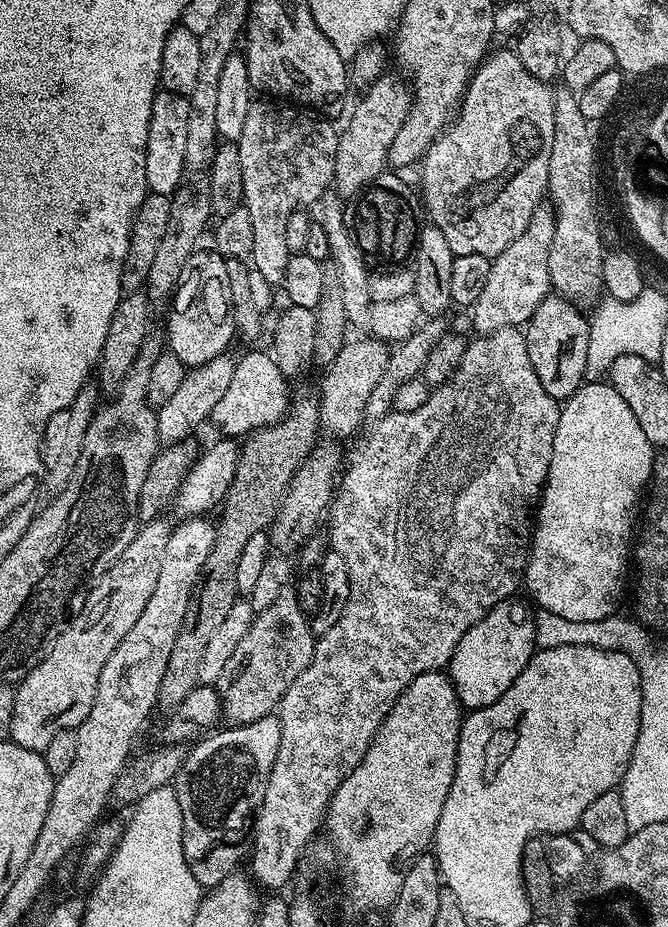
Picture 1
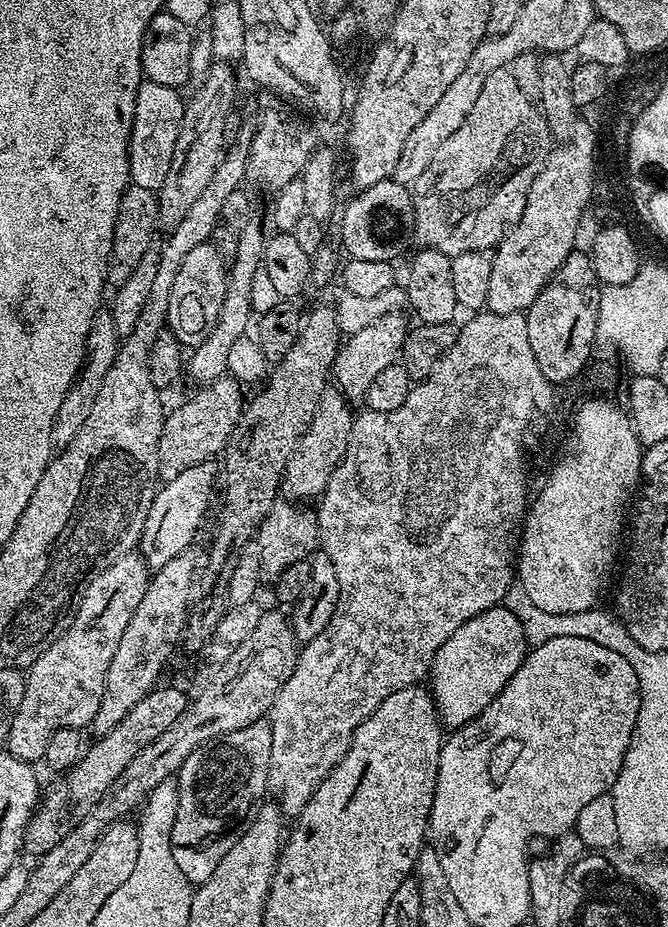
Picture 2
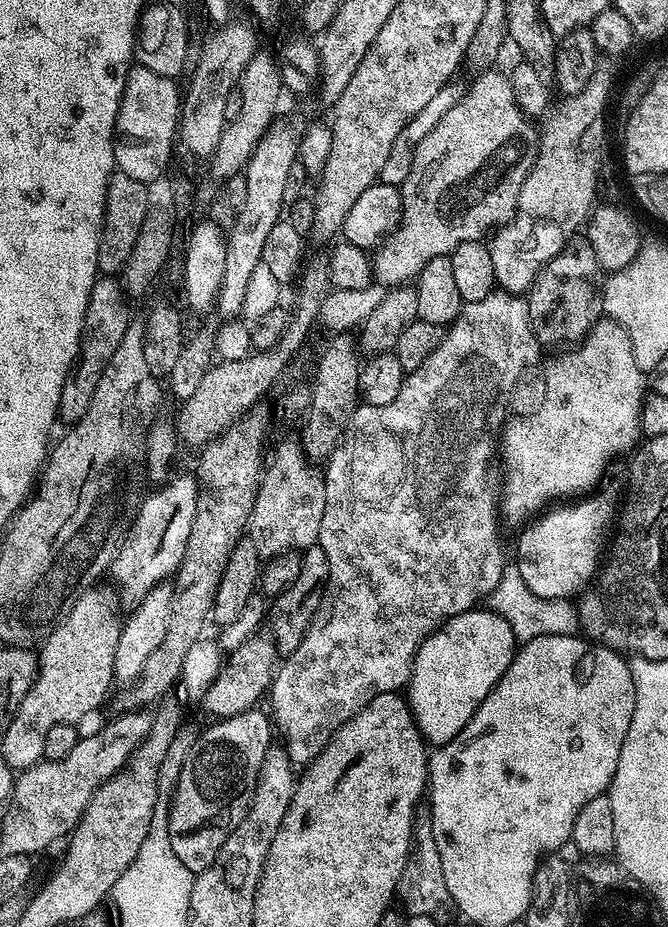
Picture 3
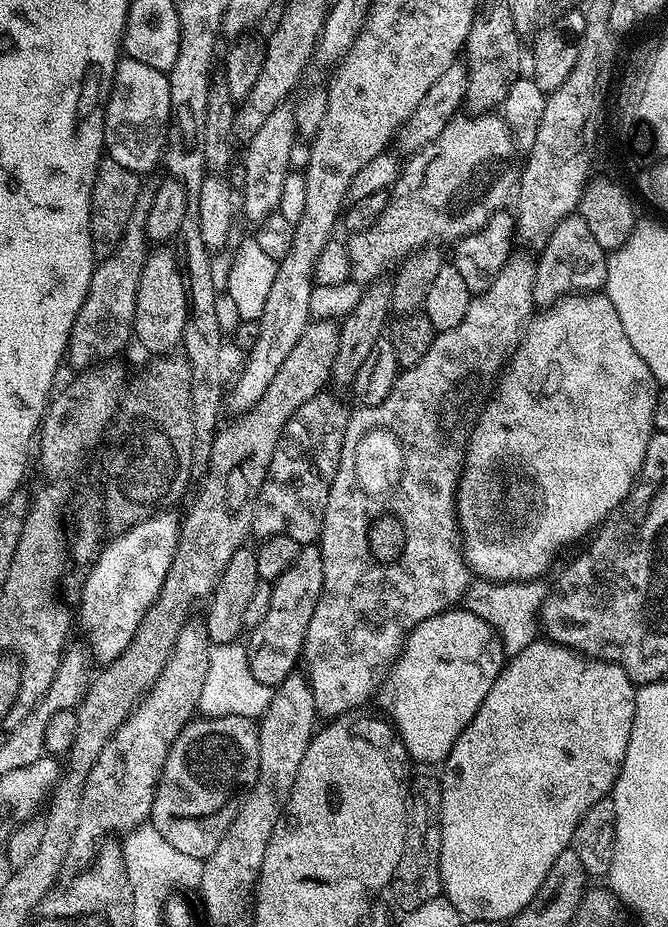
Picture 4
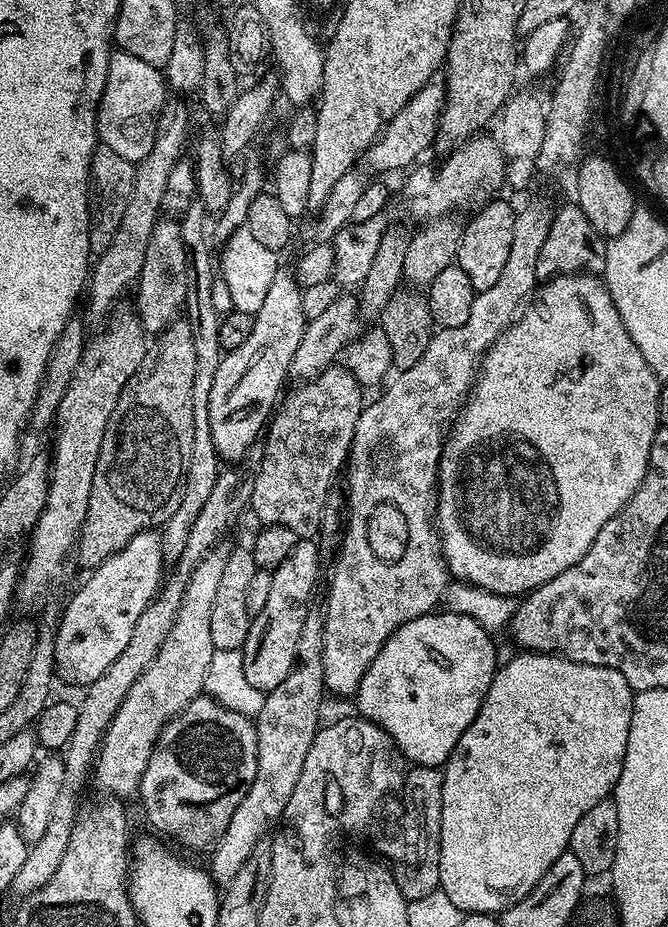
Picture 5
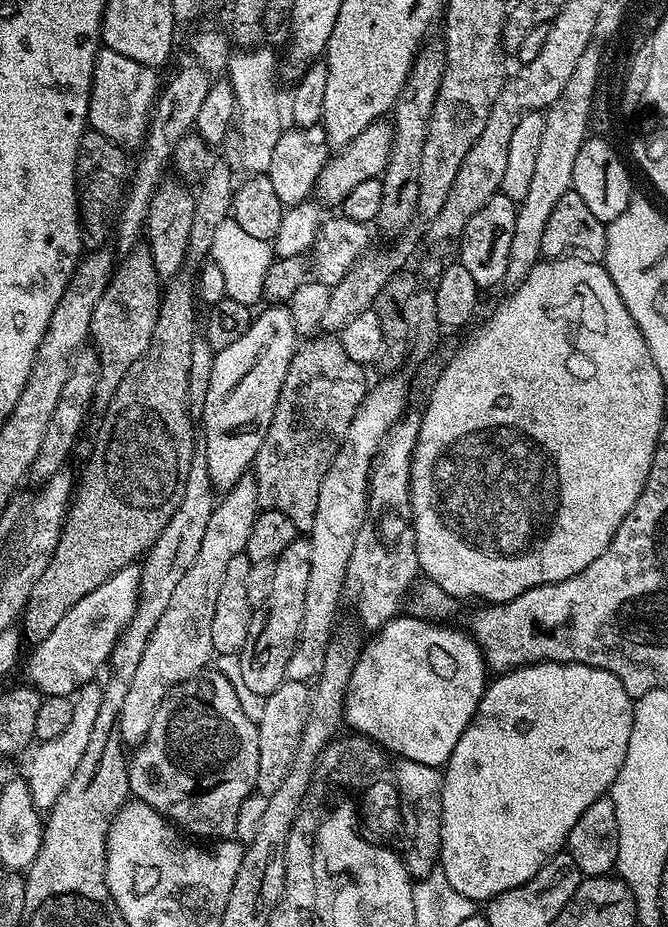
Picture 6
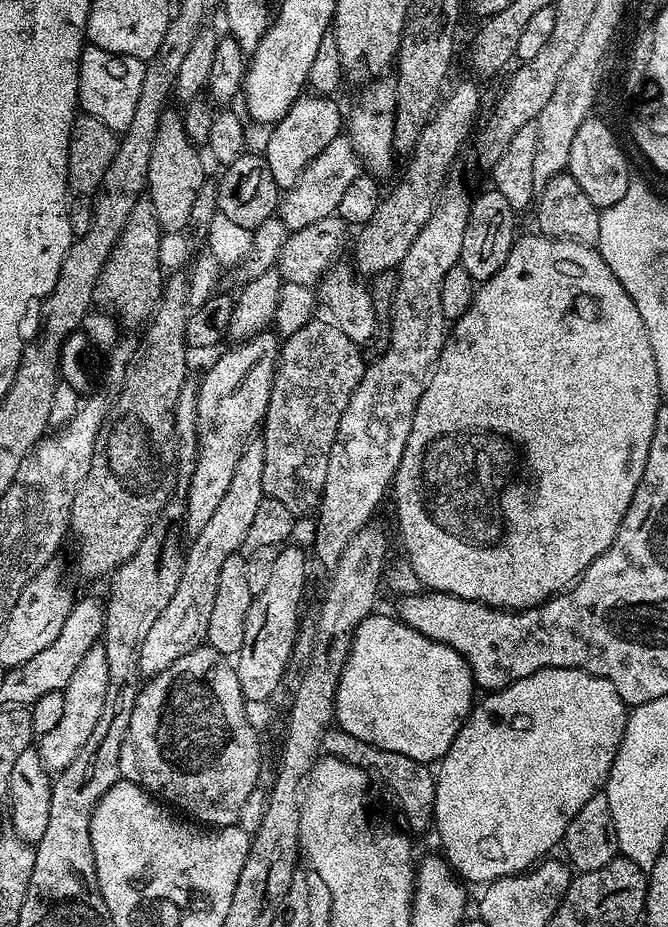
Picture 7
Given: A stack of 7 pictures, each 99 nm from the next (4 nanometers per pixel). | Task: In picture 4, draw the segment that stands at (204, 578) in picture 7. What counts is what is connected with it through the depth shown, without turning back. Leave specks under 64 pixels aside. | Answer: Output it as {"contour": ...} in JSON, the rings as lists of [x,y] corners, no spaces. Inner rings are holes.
{"contour":[[[207,623],[185,624],[182,634],[178,636],[178,642],[174,642],[174,650],[158,682],[154,682],[154,686],[144,695],[144,699],[132,711],[130,718],[126,718],[126,722],[122,722],[122,726],[118,726],[115,734],[108,739],[106,746],[102,746],[102,754],[98,754],[98,762],[90,766],[90,774],[82,790],[82,810],[78,810],[78,826],[74,829],[74,838],[70,838],[70,854],[66,854],[64,863],[69,873],[83,873],[96,860],[101,845],[112,838],[115,832],[127,834],[151,817],[156,787],[160,785],[160,775],[164,773],[170,746],[174,738],[178,738],[181,730],[188,725],[189,720],[197,715],[202,686],[206,681],[209,647]]]}

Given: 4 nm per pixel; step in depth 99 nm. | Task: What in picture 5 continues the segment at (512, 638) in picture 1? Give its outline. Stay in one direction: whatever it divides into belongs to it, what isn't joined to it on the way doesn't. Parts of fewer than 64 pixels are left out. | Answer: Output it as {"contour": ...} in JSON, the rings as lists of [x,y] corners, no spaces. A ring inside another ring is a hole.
{"contour":[[[433,610],[426,616],[406,622],[378,650],[378,658],[370,662],[354,697],[355,707],[365,720],[374,722],[390,734],[405,761],[421,768],[440,768],[450,758],[458,738],[474,722],[490,682],[496,676],[496,644],[481,624],[466,614]]]}

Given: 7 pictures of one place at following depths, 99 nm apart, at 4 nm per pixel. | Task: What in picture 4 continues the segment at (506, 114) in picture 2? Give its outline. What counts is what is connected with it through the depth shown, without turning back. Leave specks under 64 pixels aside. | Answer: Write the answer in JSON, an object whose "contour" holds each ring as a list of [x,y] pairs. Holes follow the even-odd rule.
{"contour":[[[488,110],[481,112],[484,112],[481,116],[458,114],[446,126],[446,130],[434,138],[434,142],[411,153],[403,165],[400,177],[388,192],[386,210],[382,210],[374,226],[353,232],[347,237],[352,279],[357,284],[367,286],[379,281],[383,272],[395,273],[408,257],[423,252],[429,246],[439,245],[439,240],[455,242],[462,236],[477,232],[495,212],[507,205],[504,203],[508,199],[508,203],[513,199],[522,171],[521,161],[516,161],[518,141],[508,129],[503,115],[491,116]]]}

